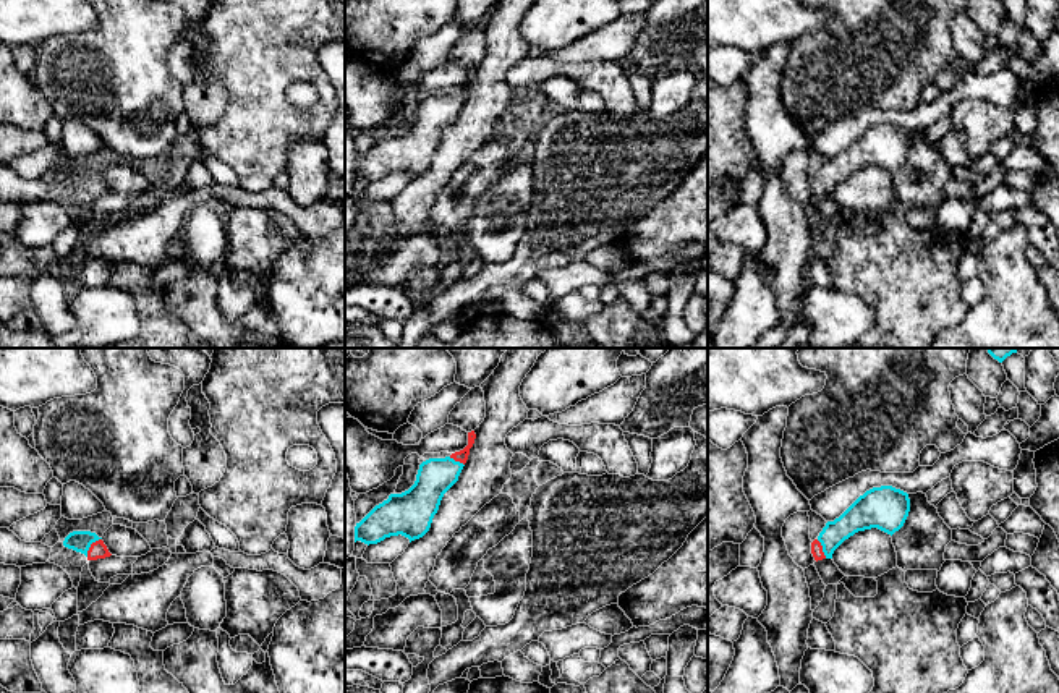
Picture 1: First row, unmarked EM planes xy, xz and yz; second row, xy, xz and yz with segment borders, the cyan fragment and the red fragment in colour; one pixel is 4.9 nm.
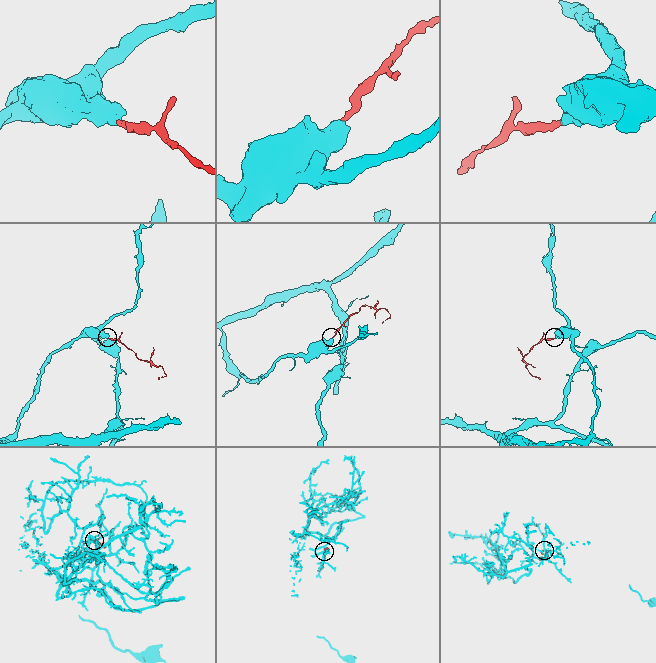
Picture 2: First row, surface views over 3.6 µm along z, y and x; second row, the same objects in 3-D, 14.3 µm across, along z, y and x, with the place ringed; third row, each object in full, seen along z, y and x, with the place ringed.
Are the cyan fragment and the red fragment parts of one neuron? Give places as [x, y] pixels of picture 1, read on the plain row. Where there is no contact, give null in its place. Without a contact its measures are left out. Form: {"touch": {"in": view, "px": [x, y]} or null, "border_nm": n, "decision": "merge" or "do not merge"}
{"touch": {"in": "xy", "px": [89, 183]}, "border_nm": 120, "decision": "merge"}

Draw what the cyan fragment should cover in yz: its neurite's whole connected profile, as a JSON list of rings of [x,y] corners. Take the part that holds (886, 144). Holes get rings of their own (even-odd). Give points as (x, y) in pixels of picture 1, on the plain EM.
[[[881,123],[860,133],[839,155],[827,159],[811,180],[814,198],[832,196],[834,188],[858,168],[878,165],[887,172],[899,168],[910,149],[908,131]]]

